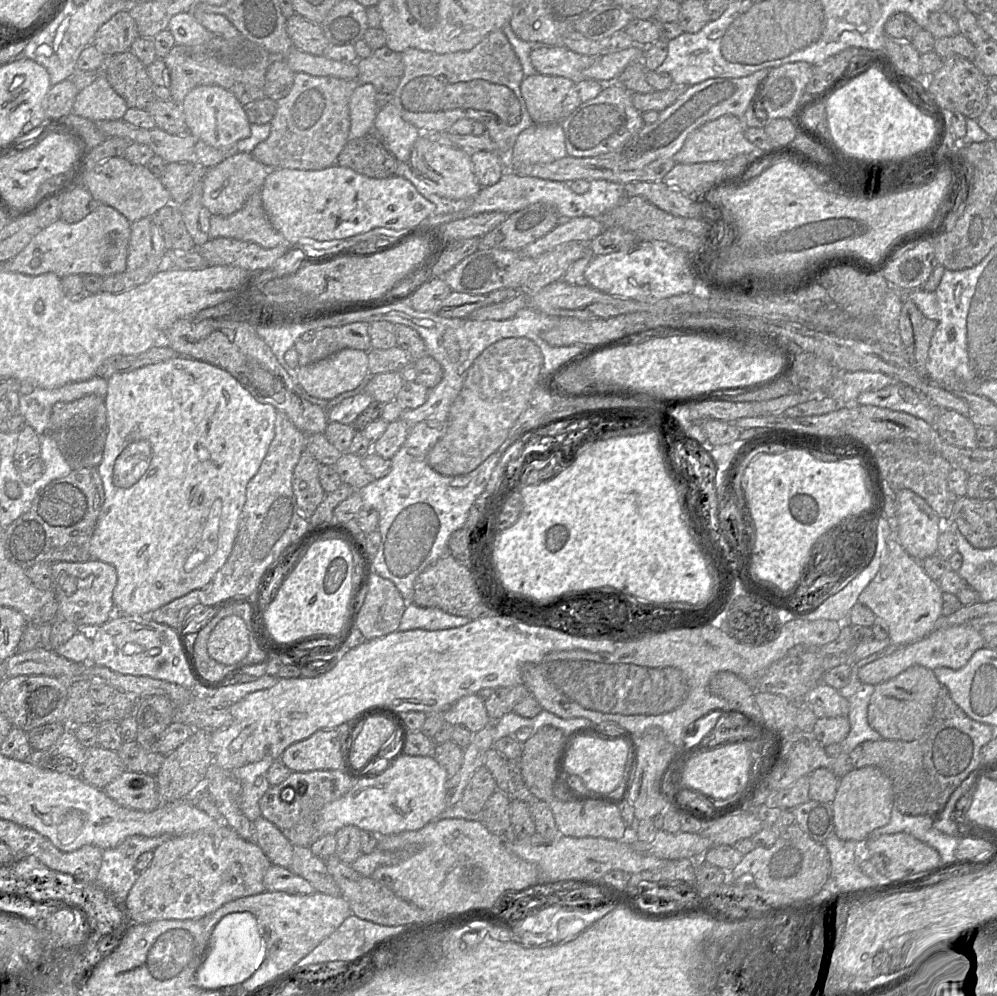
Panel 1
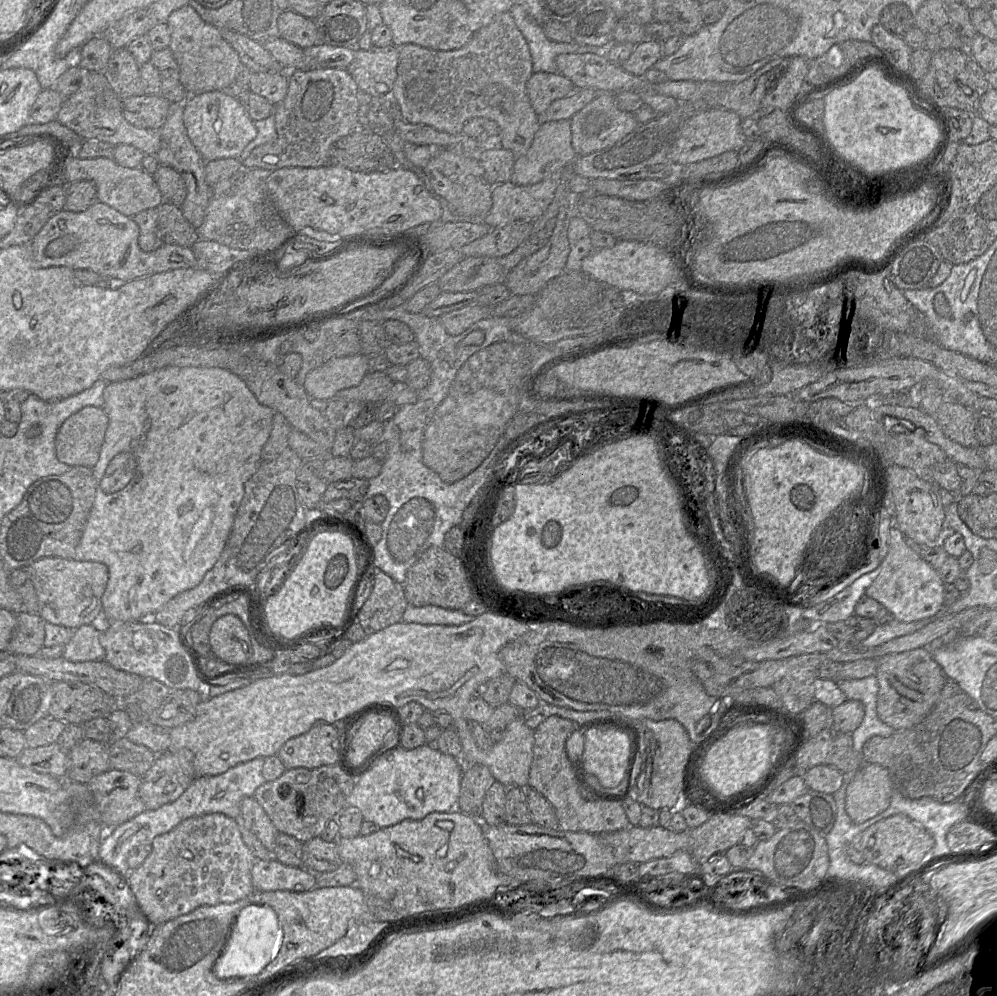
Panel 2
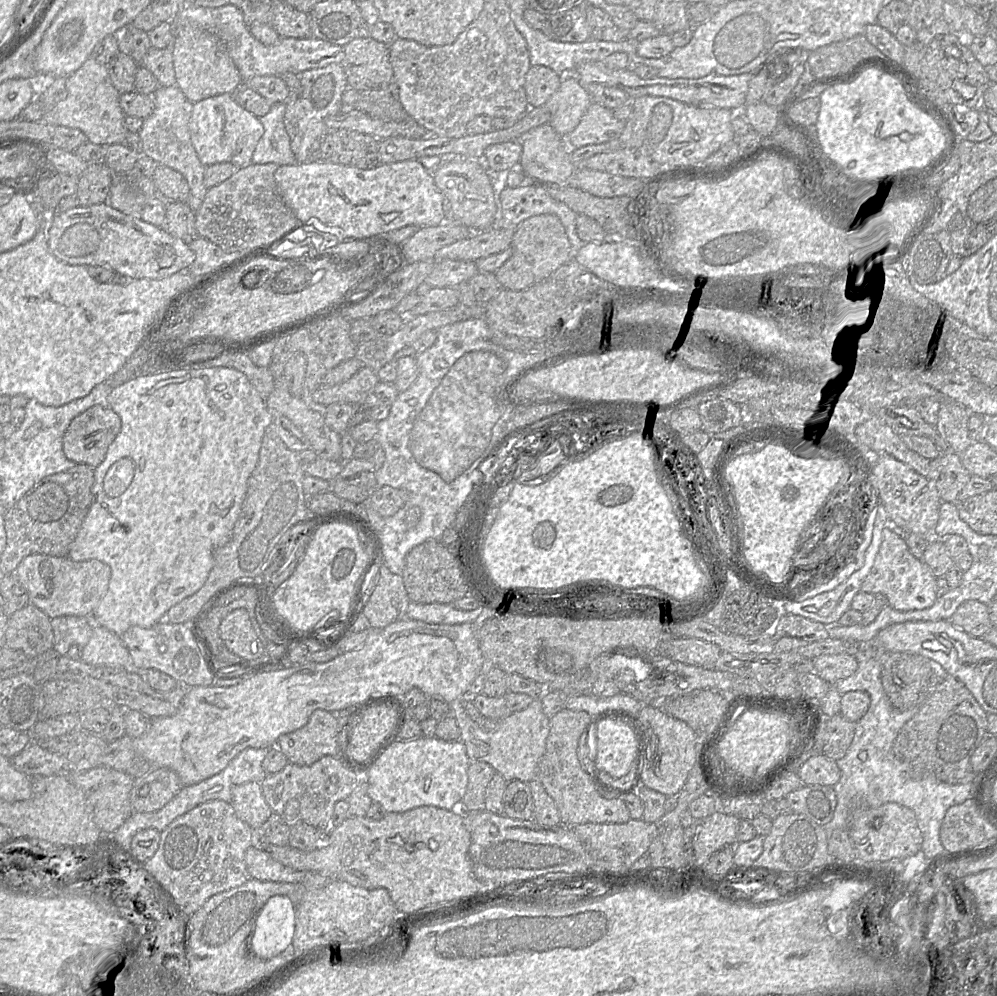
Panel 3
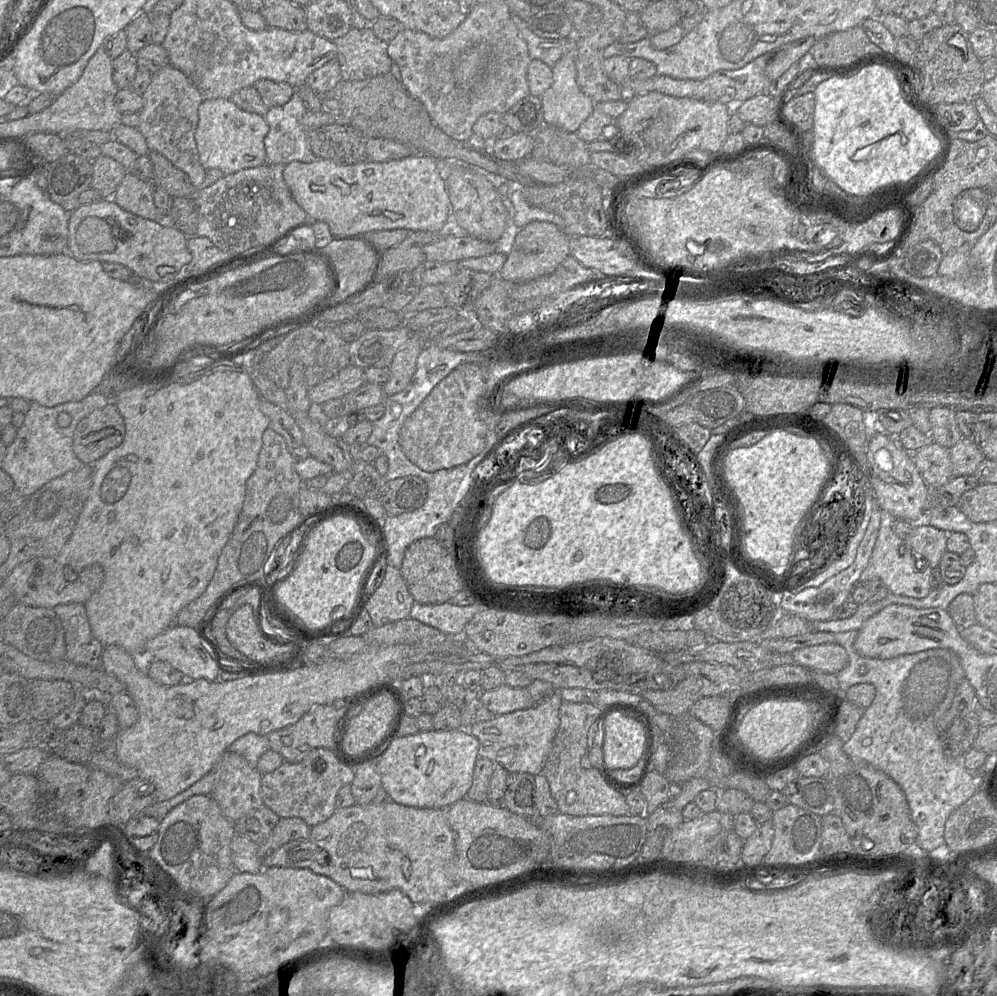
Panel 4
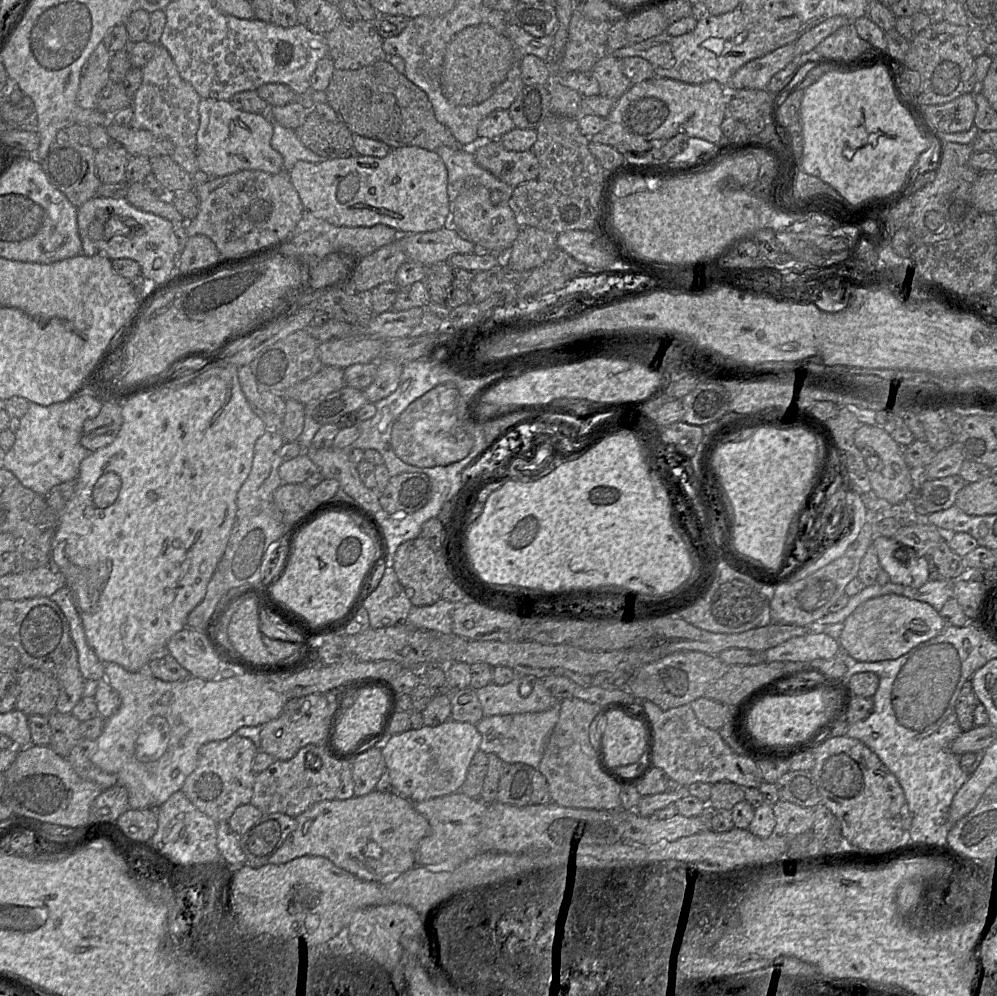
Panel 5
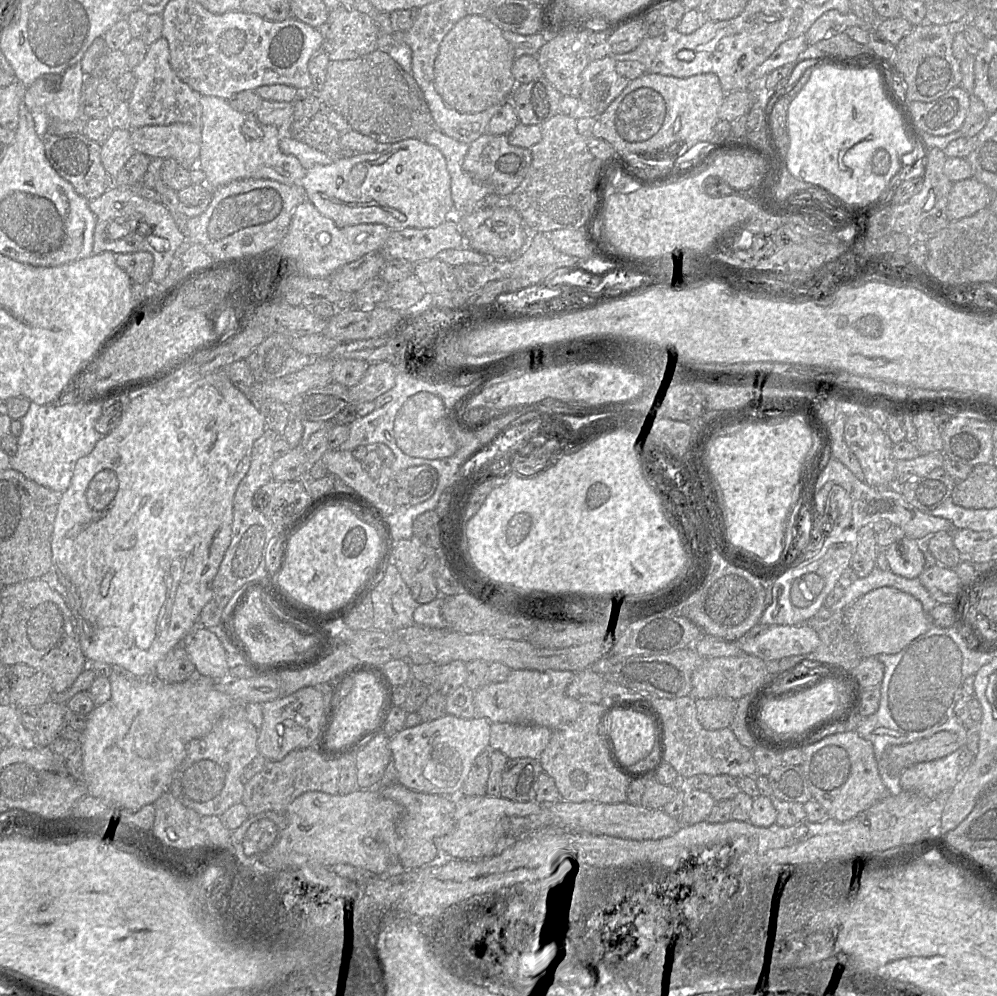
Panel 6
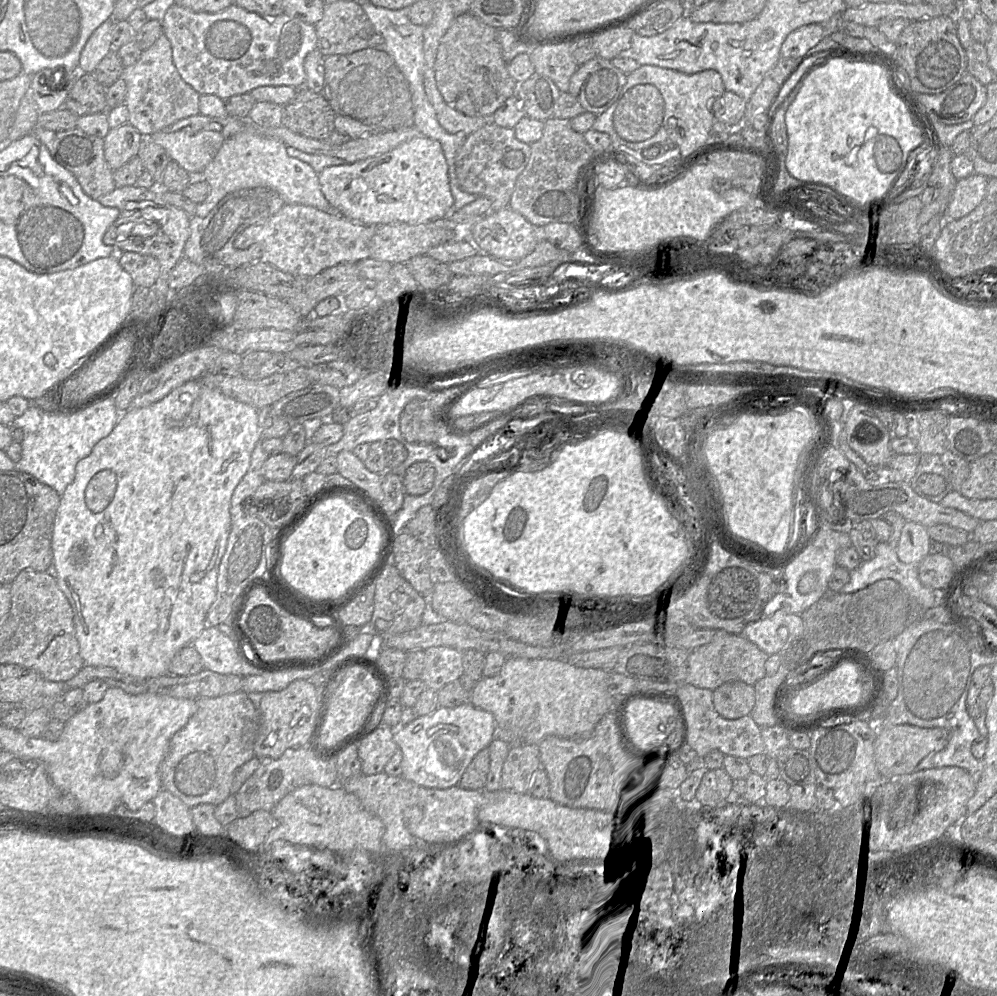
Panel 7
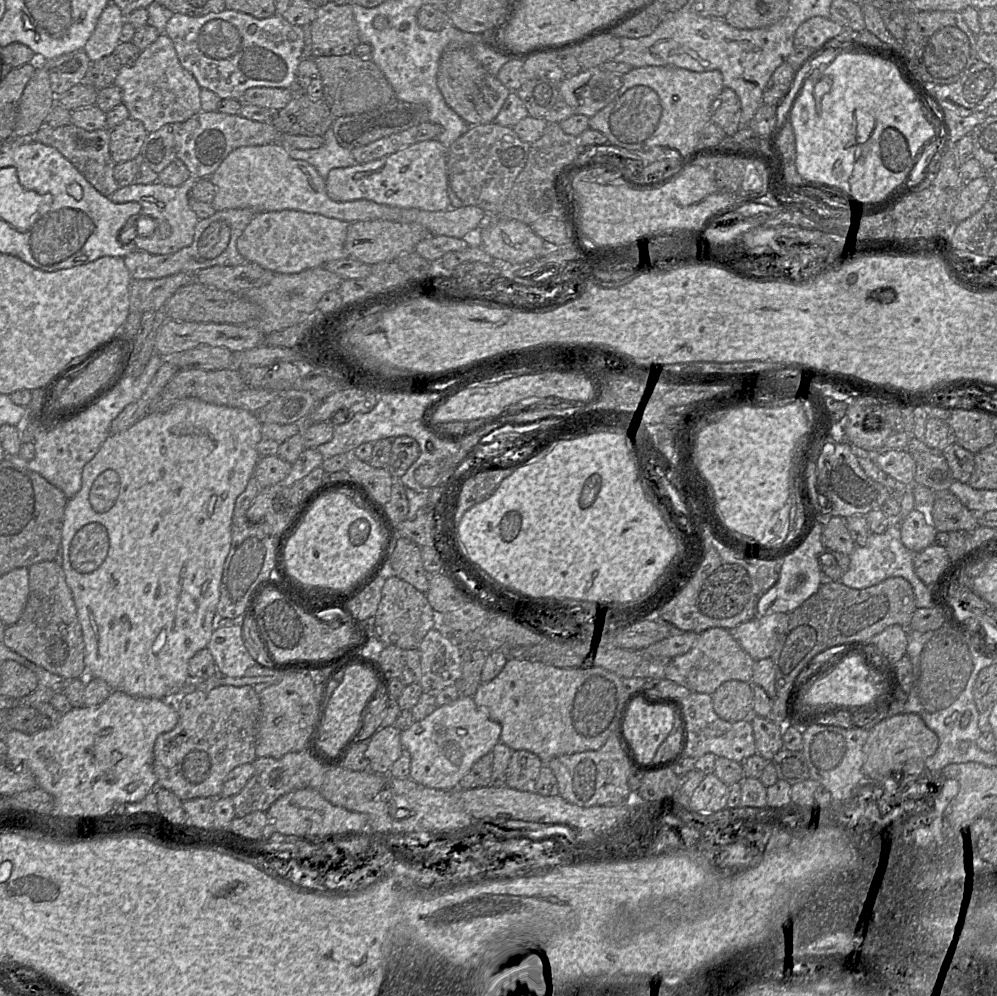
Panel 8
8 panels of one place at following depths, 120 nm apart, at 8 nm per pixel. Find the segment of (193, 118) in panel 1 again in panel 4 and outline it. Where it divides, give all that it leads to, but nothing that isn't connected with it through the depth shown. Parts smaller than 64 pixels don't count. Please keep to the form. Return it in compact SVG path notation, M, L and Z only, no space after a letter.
M205 99L198 107L195 142L199 161L205 170L219 169L225 175L267 163L264 138L269 125L264 117L246 112L230 99Z

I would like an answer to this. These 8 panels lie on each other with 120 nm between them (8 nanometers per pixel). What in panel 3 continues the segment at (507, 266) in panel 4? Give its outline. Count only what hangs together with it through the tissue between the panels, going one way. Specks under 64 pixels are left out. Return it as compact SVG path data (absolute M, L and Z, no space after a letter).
M554 214L524 220L514 231L511 248L512 256L494 273L502 288L508 290L526 290L569 261L570 242L561 220Z

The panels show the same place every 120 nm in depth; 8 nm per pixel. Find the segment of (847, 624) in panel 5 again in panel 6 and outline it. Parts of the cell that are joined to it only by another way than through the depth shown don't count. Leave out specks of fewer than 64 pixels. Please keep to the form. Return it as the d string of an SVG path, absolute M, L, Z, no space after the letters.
M890 586L869 591L843 610L845 623L856 637L862 658L896 654L933 625L930 613L918 598Z

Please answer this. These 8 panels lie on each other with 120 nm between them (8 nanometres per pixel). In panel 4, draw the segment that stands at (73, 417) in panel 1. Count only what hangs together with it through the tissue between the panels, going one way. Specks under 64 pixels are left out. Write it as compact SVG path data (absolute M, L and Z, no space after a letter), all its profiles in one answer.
M108 404L83 418L72 437L72 449L85 465L92 465L119 446L125 436L125 423L117 406Z

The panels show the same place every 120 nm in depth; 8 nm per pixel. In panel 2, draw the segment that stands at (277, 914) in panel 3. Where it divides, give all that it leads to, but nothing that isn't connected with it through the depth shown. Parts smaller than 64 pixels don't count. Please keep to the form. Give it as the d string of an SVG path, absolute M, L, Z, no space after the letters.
M249 905L236 918L226 948L213 966L219 979L252 977L261 972L278 955L283 931L276 912L269 905Z

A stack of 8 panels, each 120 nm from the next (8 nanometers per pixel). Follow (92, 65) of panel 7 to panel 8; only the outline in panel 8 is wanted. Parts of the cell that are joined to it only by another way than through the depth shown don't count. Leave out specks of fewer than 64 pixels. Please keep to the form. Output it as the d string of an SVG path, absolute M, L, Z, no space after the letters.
M109 2L101 12L95 28L83 46L91 62L100 60L113 53L120 43L119 37L126 16L121 9Z

